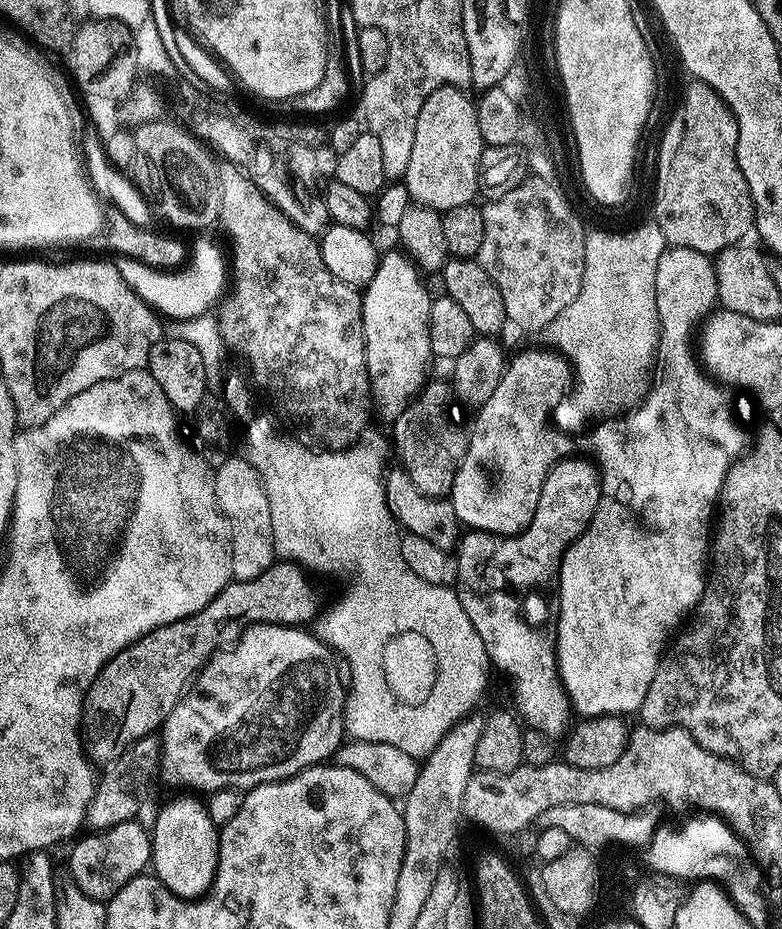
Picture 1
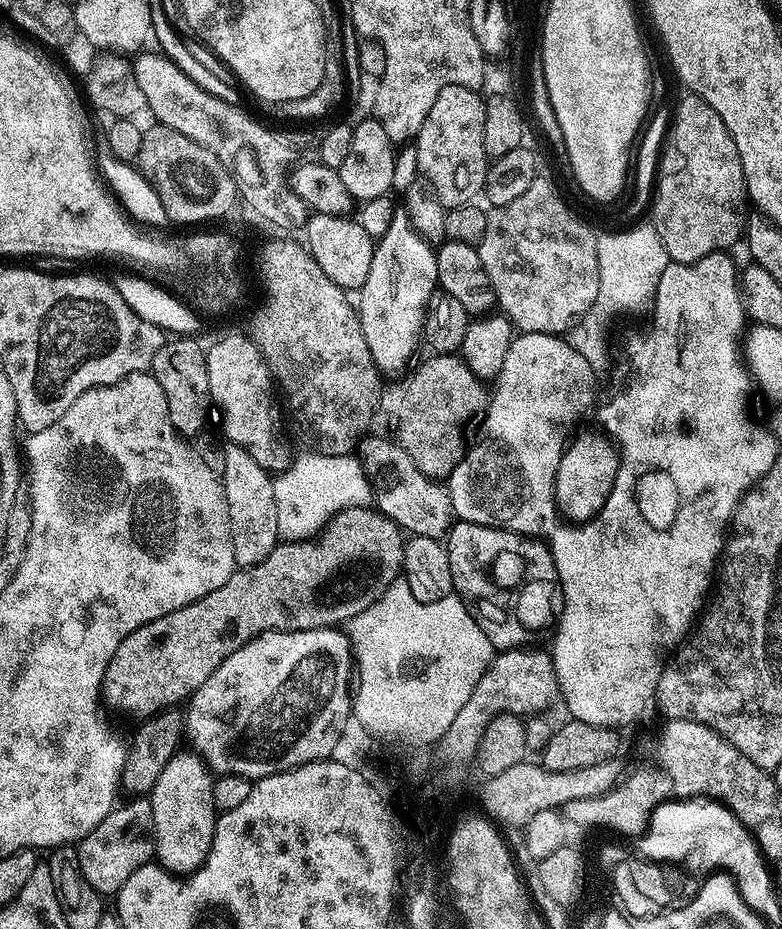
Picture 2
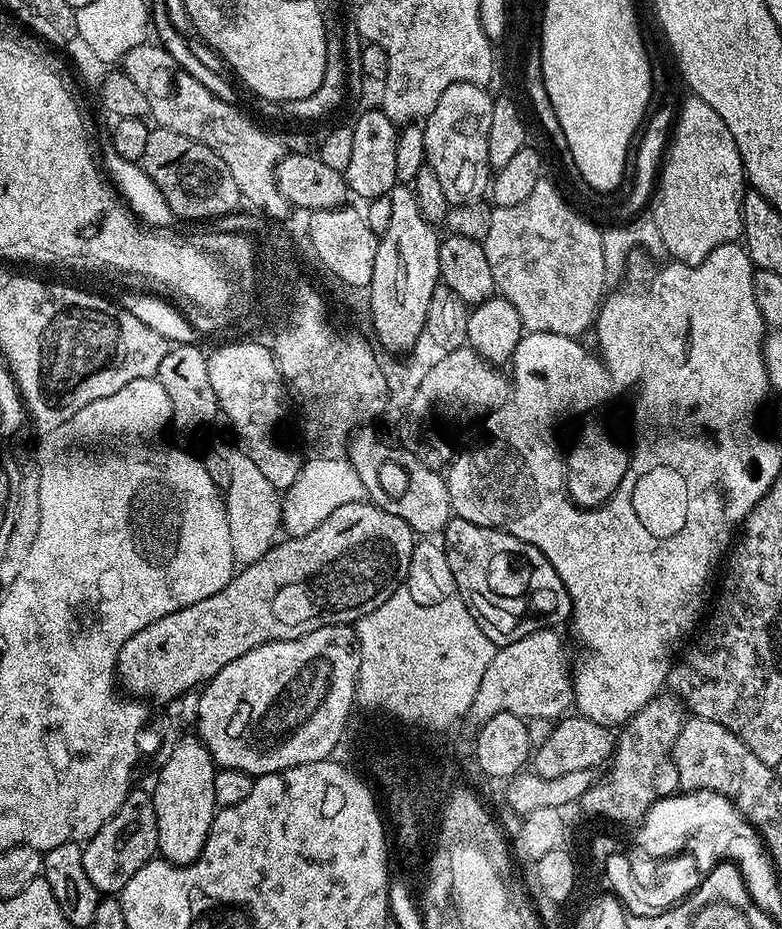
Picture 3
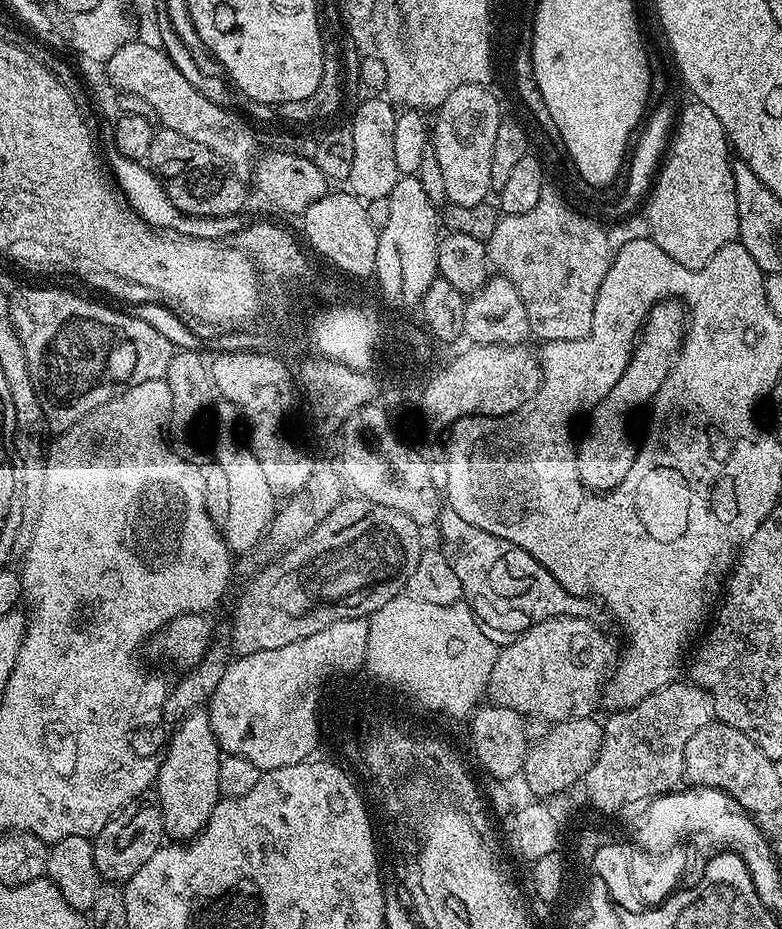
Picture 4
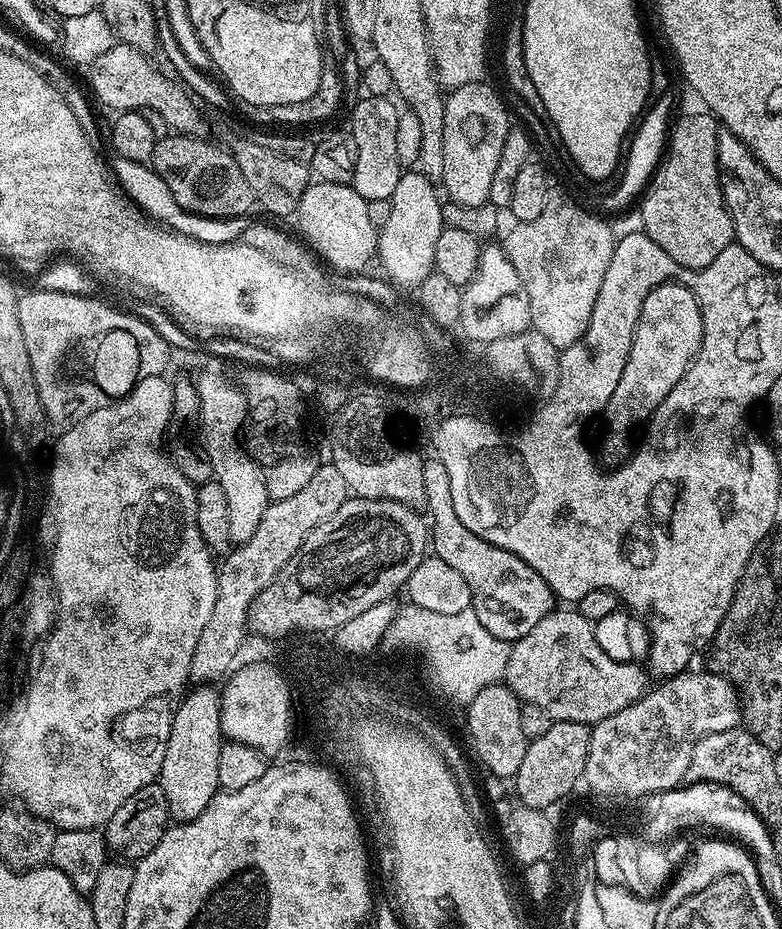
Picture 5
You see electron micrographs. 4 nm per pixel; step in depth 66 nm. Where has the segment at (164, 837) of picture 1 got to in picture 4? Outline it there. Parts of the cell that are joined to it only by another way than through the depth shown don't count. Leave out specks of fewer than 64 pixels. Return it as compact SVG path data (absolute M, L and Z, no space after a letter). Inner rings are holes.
M207 711L189 713L173 732L176 733L168 744L168 753L160 760L160 773L156 776L154 790L162 806L165 837L176 842L187 842L203 830L206 822L210 822L214 806L222 799L218 786L222 753Z

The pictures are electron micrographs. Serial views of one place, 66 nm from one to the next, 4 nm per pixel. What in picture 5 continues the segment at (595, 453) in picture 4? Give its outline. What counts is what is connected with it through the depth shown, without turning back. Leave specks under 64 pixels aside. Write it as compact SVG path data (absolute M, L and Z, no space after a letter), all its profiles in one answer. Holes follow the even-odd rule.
M669 282L660 284L642 302L638 322L632 331L630 354L626 366L622 366L622 376L610 394L610 402L605 406L602 416L612 423L612 429L604 440L604 452L608 456L623 457L628 448L628 424L635 420L647 421L656 407L666 398L684 376L688 365L692 363L700 342L704 327L702 314L696 296L684 284Z

